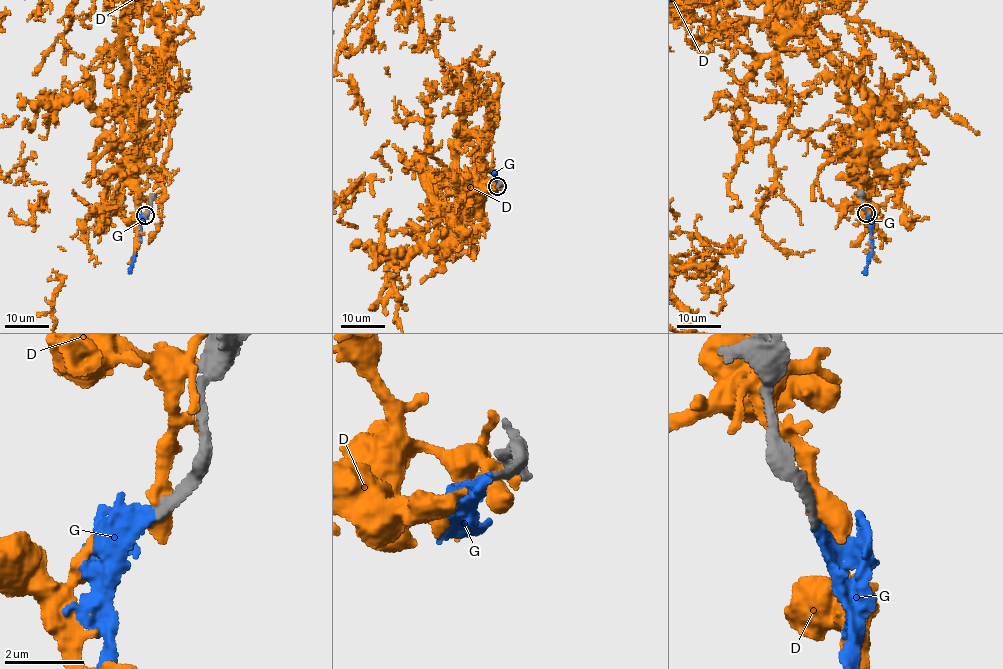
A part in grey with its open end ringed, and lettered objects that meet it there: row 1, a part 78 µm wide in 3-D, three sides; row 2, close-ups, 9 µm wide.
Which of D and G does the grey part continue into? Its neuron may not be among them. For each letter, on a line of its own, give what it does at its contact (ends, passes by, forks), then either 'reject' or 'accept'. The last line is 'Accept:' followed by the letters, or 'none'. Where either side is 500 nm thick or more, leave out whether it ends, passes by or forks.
D: reject
G: it ends there; accept
Accept: G

